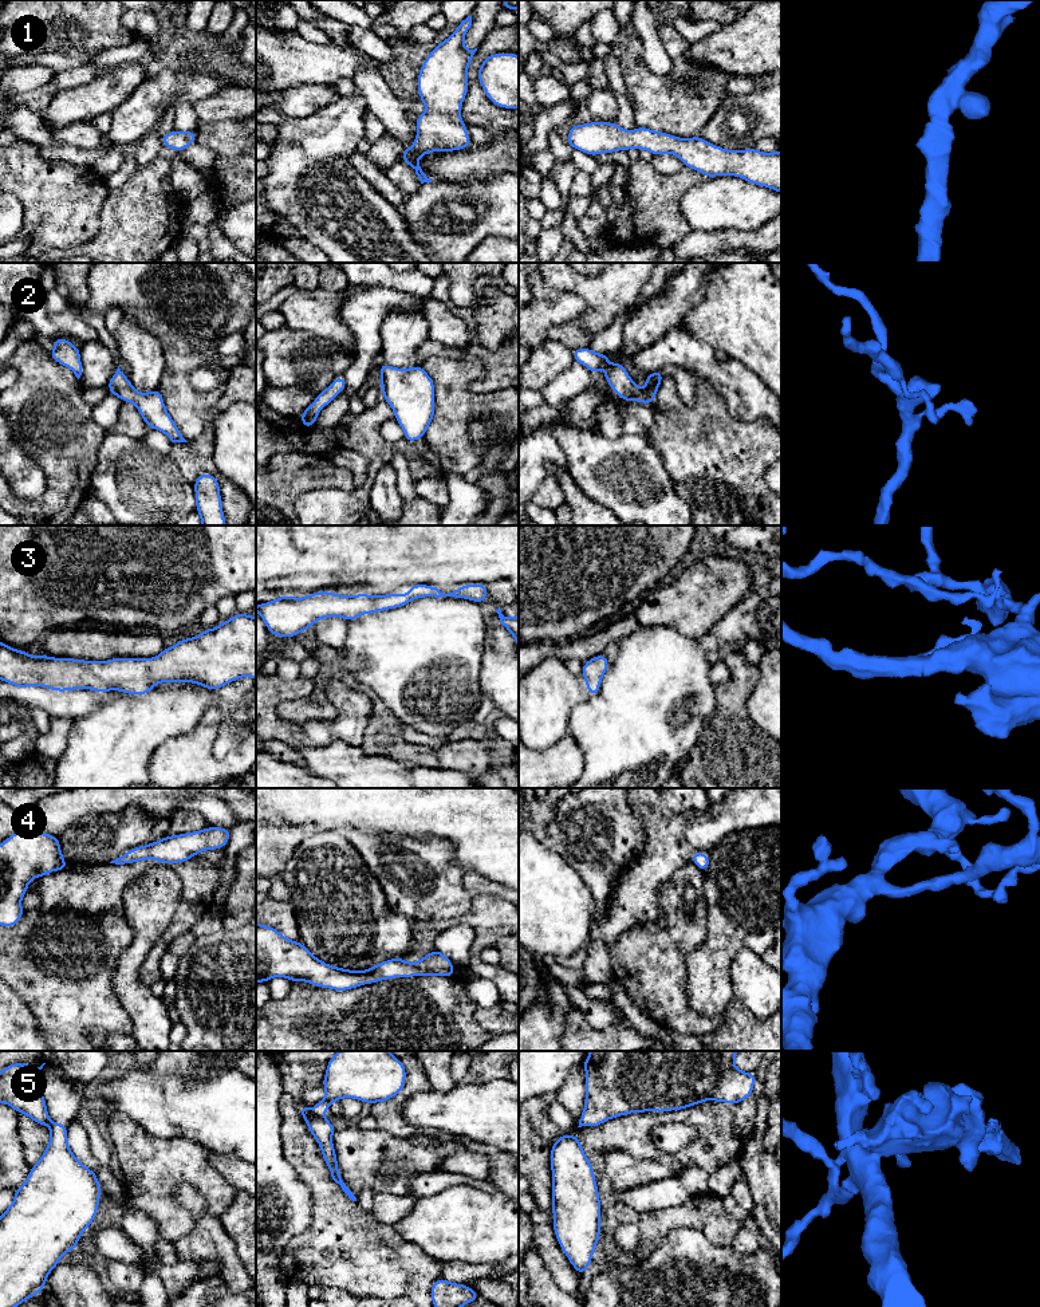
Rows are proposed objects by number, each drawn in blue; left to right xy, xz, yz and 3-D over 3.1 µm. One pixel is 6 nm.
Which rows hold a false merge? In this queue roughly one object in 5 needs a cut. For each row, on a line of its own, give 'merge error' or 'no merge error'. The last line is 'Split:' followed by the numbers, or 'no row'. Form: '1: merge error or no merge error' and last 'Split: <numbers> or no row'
1: no merge error
2: no merge error
3: no merge error
4: no merge error
5: merge error
Split: 5

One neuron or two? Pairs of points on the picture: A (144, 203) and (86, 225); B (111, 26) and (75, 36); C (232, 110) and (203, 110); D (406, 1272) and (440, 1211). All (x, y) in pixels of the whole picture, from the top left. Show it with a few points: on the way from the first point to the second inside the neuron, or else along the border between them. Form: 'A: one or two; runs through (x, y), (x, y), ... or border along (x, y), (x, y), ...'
A: two; border along (109, 192), (101, 211), (99, 231), (81, 244)
B: one; runs through (102, 26), (85, 27)
C: one; runs through (225, 110), (209, 110)
D: two; border along (394, 1228), (405, 1241), (420, 1247), (441, 1263)

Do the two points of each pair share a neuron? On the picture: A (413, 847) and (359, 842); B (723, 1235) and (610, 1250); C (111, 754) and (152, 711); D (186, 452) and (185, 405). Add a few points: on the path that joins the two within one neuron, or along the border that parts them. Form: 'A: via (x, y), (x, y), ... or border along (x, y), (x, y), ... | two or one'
A: via (400, 846), (373, 847) | one
B: via (694, 1219), (672, 1219), (638, 1255) | one
C: via (119, 743), (141, 721) | one
D: border along (201, 434), (188, 443) | two

